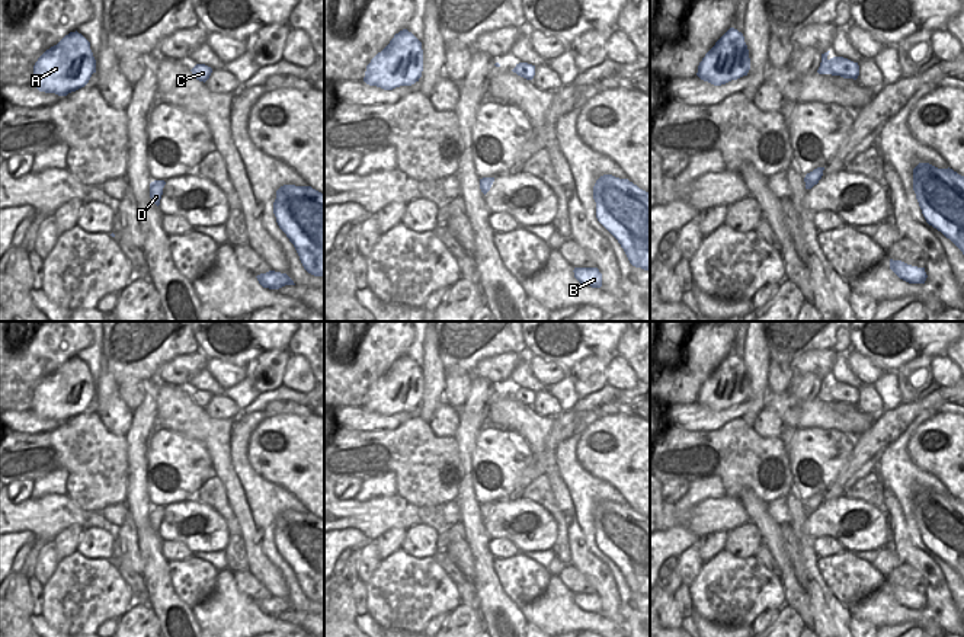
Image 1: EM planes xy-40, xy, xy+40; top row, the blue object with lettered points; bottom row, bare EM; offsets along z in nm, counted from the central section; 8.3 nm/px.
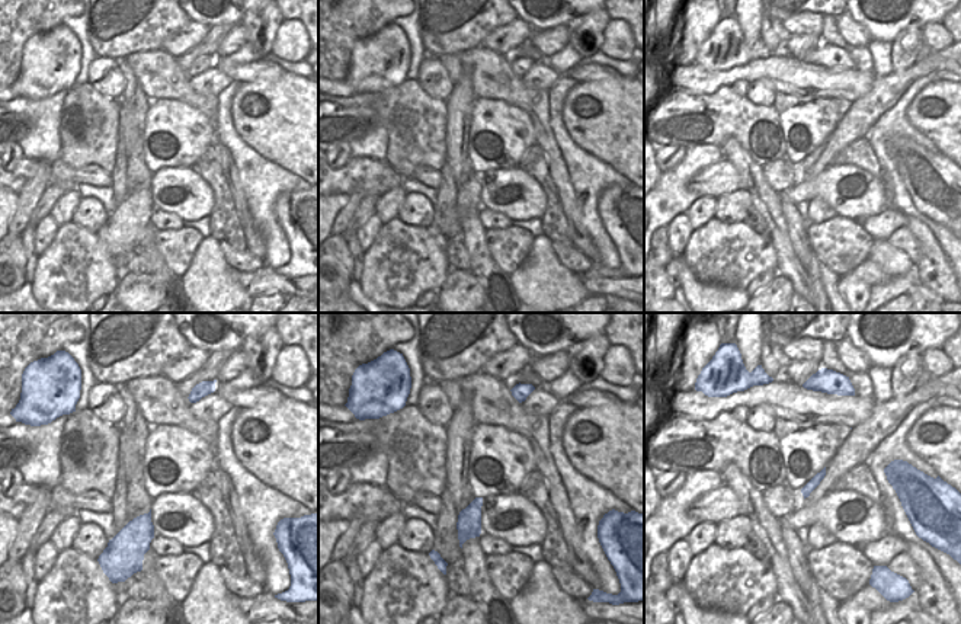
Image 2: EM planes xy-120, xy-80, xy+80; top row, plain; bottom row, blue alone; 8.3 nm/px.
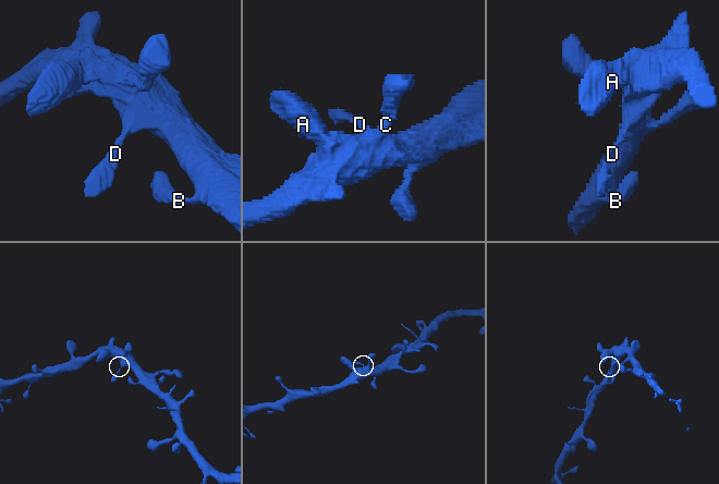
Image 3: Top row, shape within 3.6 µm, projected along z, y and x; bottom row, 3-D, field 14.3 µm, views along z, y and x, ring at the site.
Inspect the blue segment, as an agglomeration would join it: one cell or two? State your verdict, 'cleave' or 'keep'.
keep

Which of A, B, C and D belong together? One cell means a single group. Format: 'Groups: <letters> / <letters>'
Groups: A B C D.

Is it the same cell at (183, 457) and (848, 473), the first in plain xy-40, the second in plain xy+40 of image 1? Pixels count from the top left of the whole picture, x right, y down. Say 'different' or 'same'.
different

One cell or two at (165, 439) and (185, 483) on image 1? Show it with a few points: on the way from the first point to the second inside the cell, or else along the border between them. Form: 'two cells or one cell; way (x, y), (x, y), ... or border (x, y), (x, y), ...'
one cell; way (167, 450), (181, 473)

